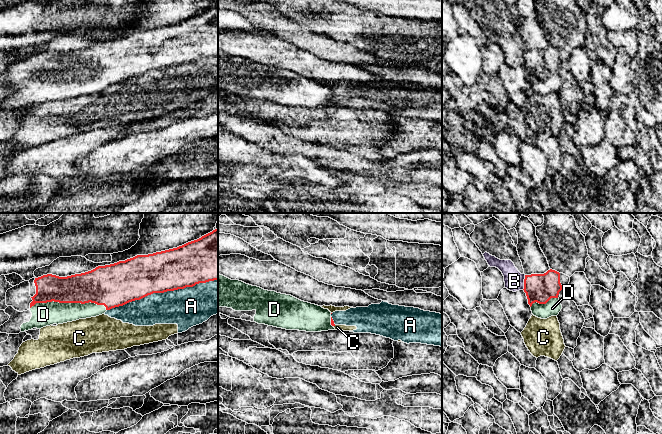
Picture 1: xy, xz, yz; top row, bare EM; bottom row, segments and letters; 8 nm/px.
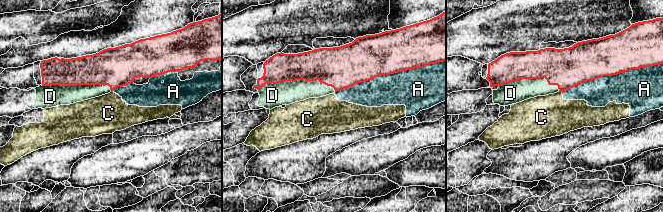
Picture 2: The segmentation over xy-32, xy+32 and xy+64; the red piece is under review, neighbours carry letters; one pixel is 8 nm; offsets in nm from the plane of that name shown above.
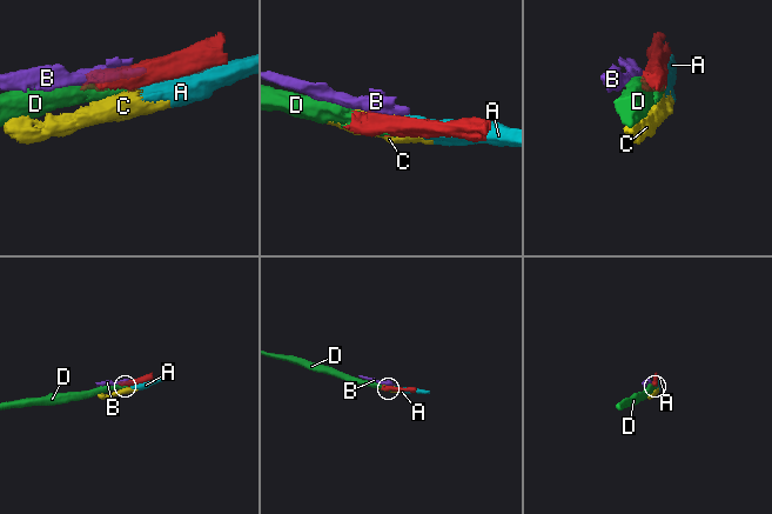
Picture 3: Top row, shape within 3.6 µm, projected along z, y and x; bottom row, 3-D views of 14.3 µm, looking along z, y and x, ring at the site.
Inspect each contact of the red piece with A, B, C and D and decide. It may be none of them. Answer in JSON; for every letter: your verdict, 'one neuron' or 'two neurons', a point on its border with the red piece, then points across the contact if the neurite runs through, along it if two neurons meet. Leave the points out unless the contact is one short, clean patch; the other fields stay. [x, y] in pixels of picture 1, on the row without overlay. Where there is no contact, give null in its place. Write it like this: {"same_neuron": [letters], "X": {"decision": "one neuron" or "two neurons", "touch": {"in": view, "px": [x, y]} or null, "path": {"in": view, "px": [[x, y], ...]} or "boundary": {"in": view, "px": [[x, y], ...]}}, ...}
{"same_neuron": ["D"], "A": {"decision": "two neurons", "touch": {"in": "xy", "px": [162, 68]}}, "B": {"decision": "two neurons", "touch": {"in": "yz", "px": [524, 58]}, "boundary": {"in": "yz", "px": [[525, 51], [522, 65]]}}, "C": {"decision": "two neurons", "touch": null}, "D": {"decision": "one neuron", "touch": {"in": "xy", "px": [69, 78]}}}

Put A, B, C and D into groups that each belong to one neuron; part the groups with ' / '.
A C / B / D

